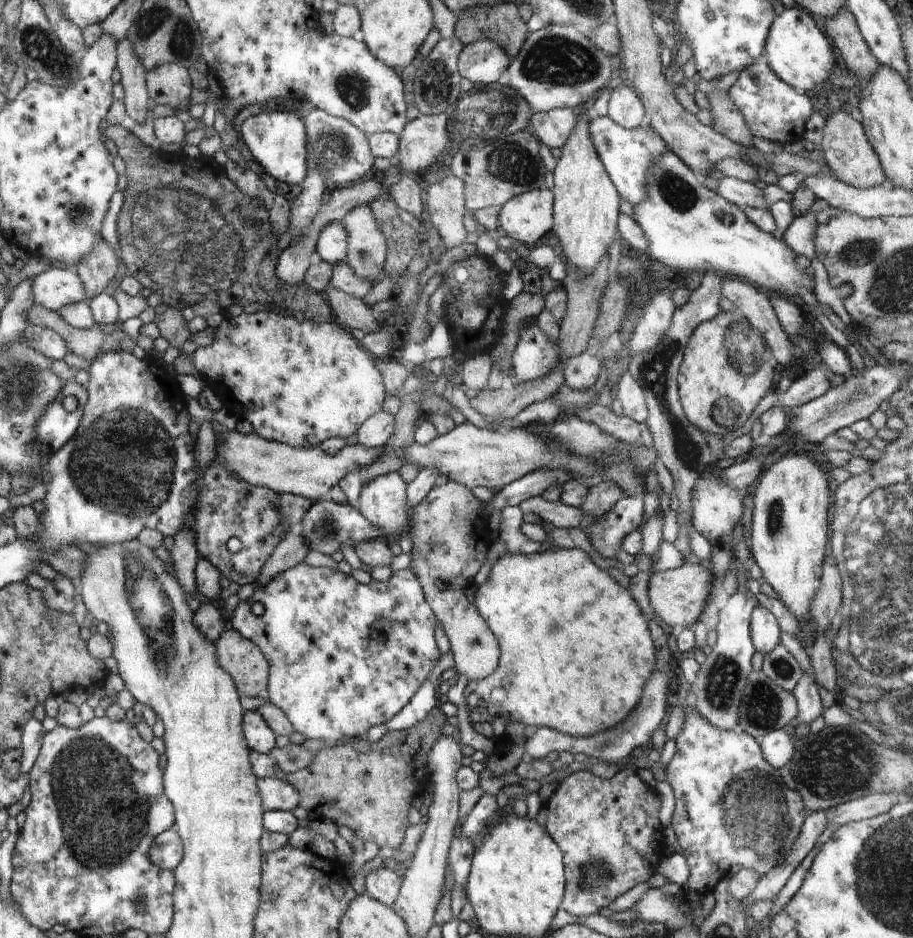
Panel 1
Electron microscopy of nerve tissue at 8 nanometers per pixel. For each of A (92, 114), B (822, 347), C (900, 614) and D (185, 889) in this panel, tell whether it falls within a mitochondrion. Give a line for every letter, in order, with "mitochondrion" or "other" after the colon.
A: other
B: other
C: mitochondrion
D: other

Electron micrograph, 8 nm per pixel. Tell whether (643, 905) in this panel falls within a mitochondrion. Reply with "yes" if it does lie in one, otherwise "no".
no

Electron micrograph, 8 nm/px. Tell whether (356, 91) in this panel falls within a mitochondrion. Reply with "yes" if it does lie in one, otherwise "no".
yes

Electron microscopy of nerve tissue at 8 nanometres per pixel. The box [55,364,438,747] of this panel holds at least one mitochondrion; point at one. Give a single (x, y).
(124, 463)

